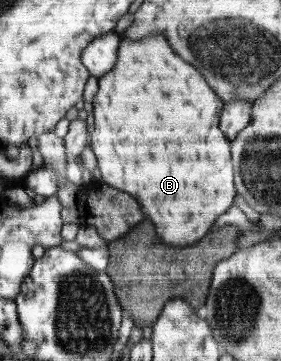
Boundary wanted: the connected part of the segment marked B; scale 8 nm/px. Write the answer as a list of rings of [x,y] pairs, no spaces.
[[[161,32],[152,33],[148,38],[137,41],[122,36],[118,47],[116,64],[111,71],[98,78],[98,91],[93,98],[92,105],[94,107],[95,129],[91,133],[91,143],[89,146],[95,154],[96,165],[99,167],[99,171],[101,171],[102,181],[109,187],[117,187],[118,190],[133,195],[135,199],[141,199],[141,207],[145,207],[145,213],[155,223],[155,227],[157,229],[165,229],[165,231],[157,231],[158,238],[163,239],[165,243],[171,243],[171,245],[193,245],[197,242],[197,239],[203,239],[203,235],[207,235],[207,231],[215,223],[215,219],[219,215],[223,215],[234,204],[233,199],[235,199],[233,169],[231,169],[233,167],[231,165],[231,147],[229,147],[229,141],[225,139],[225,135],[219,129],[219,115],[223,111],[223,101],[207,85],[203,75],[193,65],[183,61],[169,47],[168,40],[165,39],[165,35],[161,35]]]

